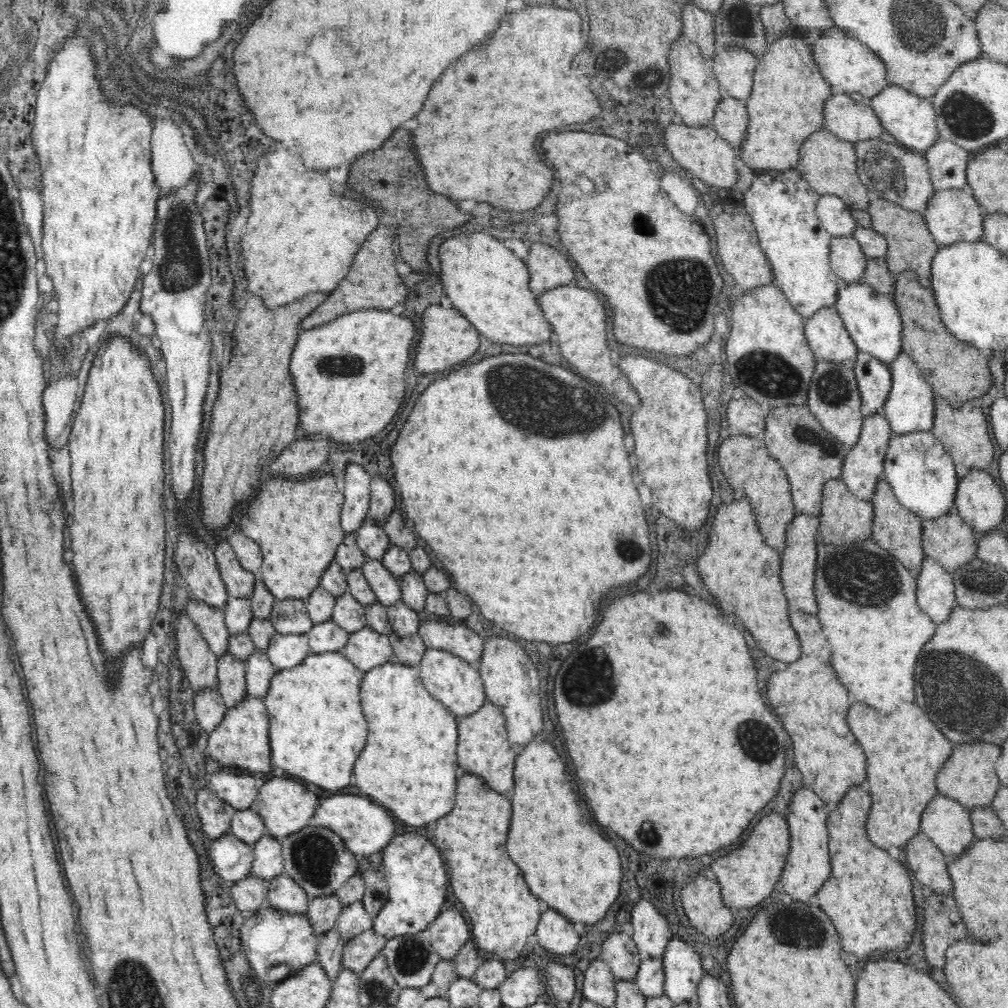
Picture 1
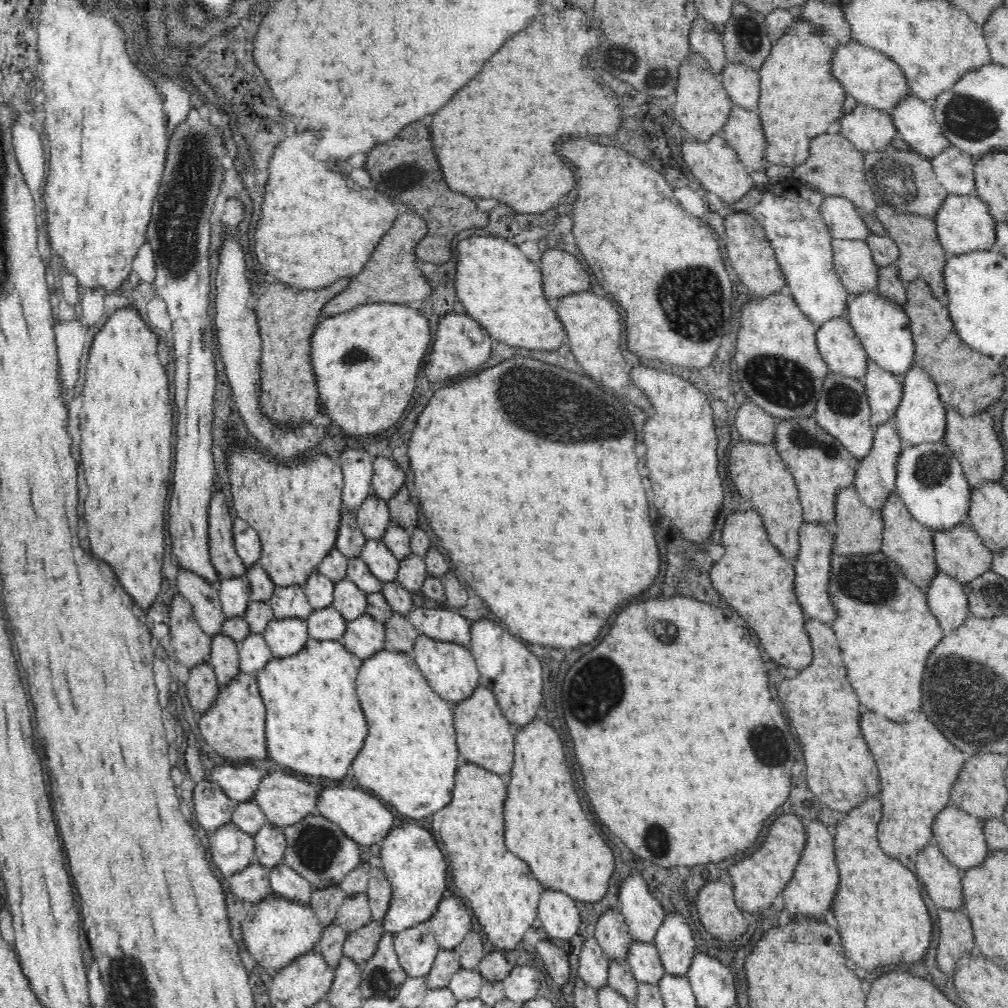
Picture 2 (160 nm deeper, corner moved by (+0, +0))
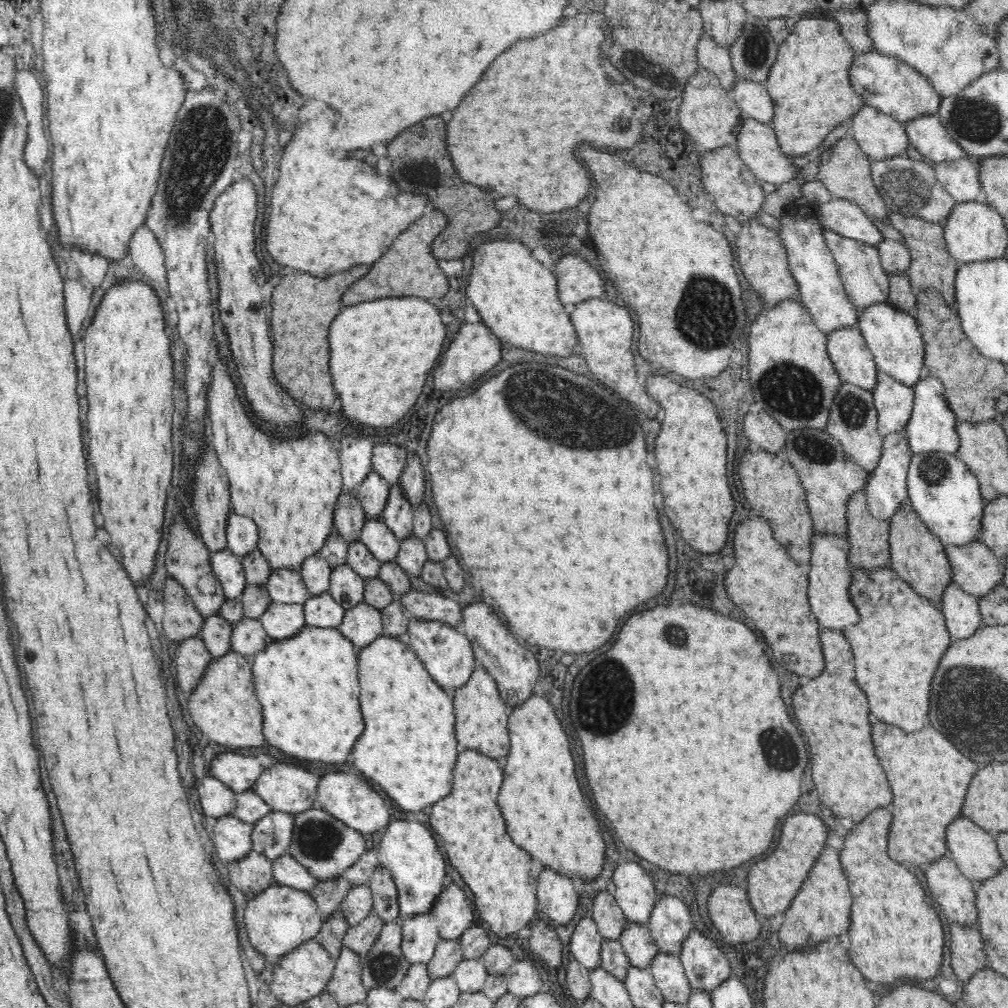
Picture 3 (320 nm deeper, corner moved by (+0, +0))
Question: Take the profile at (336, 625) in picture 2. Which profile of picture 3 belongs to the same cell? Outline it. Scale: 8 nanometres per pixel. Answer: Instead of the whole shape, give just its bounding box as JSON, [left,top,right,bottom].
[303,592,345,629]

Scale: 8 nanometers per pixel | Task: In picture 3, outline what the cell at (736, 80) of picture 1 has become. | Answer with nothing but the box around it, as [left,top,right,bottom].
[731,79,774,124]

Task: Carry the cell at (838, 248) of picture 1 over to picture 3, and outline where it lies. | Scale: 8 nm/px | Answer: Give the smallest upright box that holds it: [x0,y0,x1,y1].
[822,226,889,306]

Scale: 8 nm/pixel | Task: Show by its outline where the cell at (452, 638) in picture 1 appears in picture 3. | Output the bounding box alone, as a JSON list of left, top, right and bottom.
[396,586,462,627]

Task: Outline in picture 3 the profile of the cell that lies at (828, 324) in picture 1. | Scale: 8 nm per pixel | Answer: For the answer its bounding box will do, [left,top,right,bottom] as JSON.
[827,326,878,392]

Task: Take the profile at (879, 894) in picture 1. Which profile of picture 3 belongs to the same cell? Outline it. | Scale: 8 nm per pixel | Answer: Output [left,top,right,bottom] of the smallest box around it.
[840,808,944,984]

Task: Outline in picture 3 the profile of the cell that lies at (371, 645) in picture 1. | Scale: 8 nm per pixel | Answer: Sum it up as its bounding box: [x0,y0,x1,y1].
[337,600,383,648]

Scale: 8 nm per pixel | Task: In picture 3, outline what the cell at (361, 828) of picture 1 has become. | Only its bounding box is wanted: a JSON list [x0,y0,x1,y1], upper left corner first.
[317,772,394,838]

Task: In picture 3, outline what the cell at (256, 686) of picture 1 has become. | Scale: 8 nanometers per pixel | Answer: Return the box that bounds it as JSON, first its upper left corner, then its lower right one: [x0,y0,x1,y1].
[231,616,270,660]

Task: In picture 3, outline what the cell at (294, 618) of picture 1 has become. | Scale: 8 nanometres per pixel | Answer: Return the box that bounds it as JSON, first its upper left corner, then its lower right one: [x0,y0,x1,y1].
[265,569,311,605]

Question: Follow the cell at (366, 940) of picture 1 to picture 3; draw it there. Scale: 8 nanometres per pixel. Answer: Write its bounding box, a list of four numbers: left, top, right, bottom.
[343,913,386,956]

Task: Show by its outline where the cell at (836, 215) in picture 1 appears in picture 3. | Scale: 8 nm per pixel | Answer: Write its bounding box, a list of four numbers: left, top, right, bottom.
[815,198,884,248]

